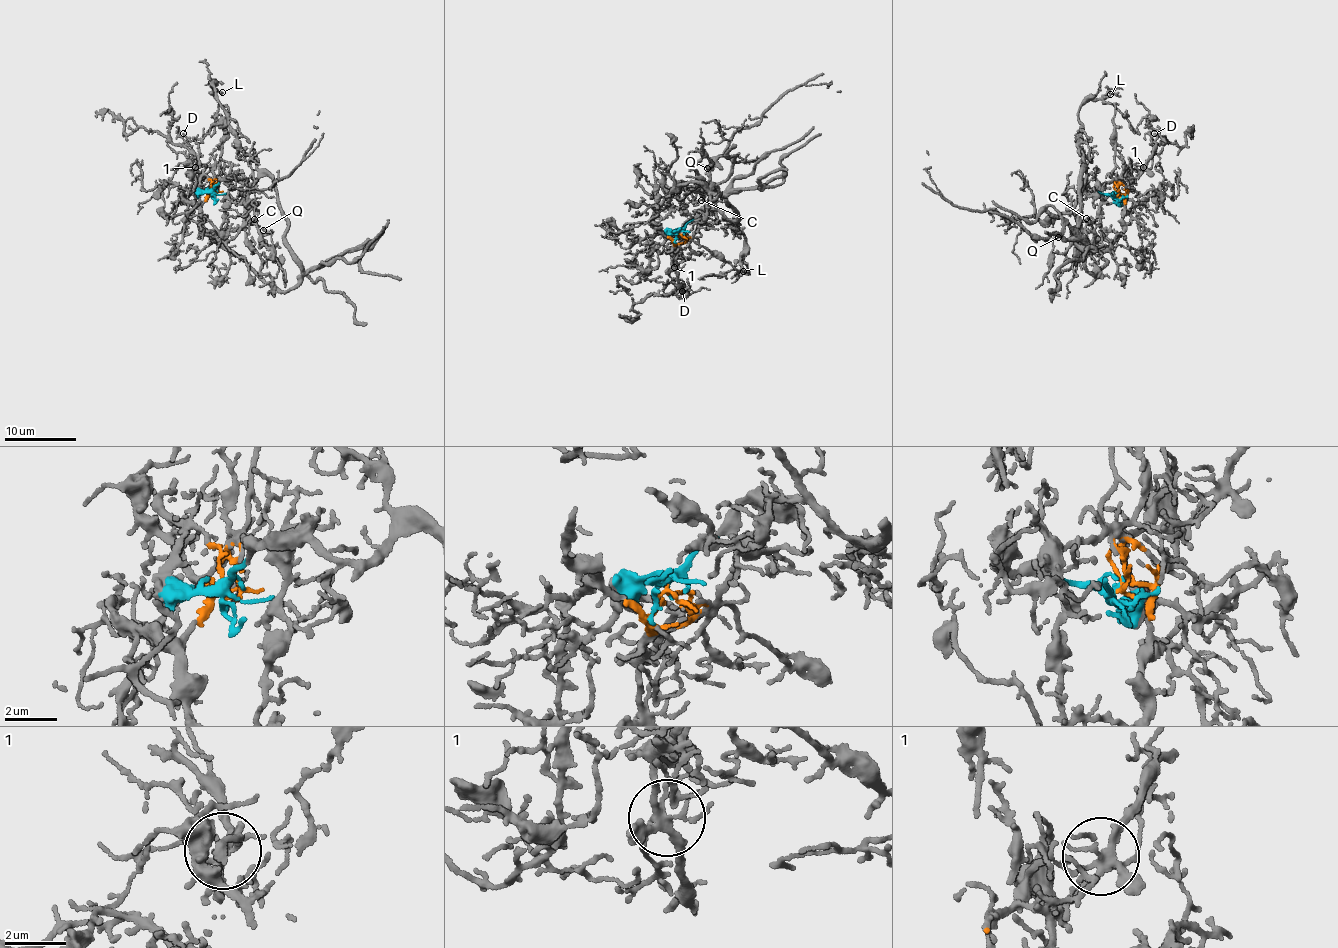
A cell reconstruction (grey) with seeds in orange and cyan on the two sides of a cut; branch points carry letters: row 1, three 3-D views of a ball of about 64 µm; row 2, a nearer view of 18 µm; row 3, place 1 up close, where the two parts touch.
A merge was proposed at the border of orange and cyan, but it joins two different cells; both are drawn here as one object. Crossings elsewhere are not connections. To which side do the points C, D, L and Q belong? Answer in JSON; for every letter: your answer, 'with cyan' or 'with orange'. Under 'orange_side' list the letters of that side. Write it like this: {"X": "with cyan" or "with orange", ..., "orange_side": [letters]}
{"C": "with cyan", "D": "with orange", "L": "with cyan", "Q": "with cyan", "orange_side": ["D"]}

